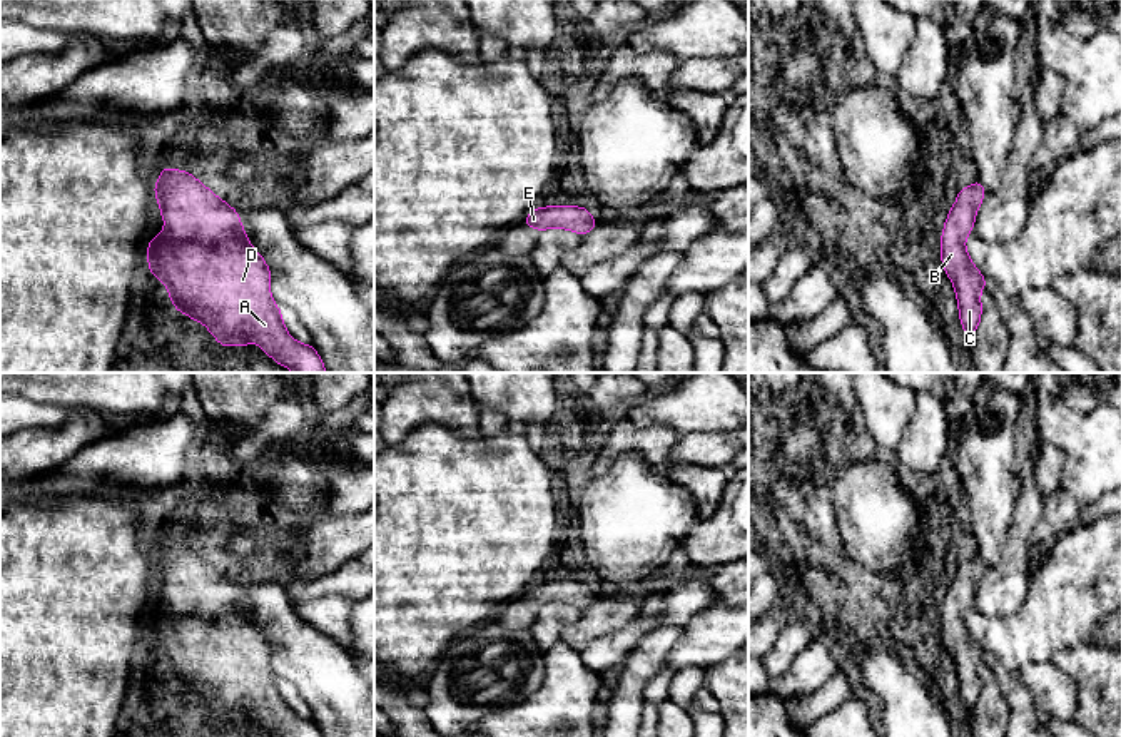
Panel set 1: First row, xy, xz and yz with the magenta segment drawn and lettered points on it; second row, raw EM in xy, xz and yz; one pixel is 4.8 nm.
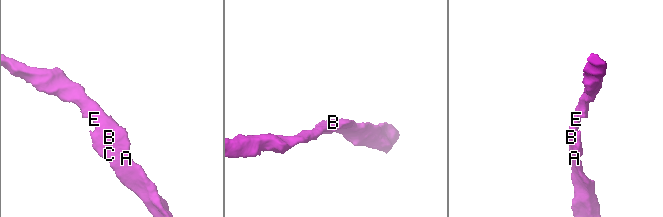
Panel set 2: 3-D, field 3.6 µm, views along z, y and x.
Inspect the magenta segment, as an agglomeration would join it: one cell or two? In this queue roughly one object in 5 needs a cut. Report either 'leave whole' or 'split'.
leave whole

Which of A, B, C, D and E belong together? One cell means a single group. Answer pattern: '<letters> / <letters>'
A B C D E

